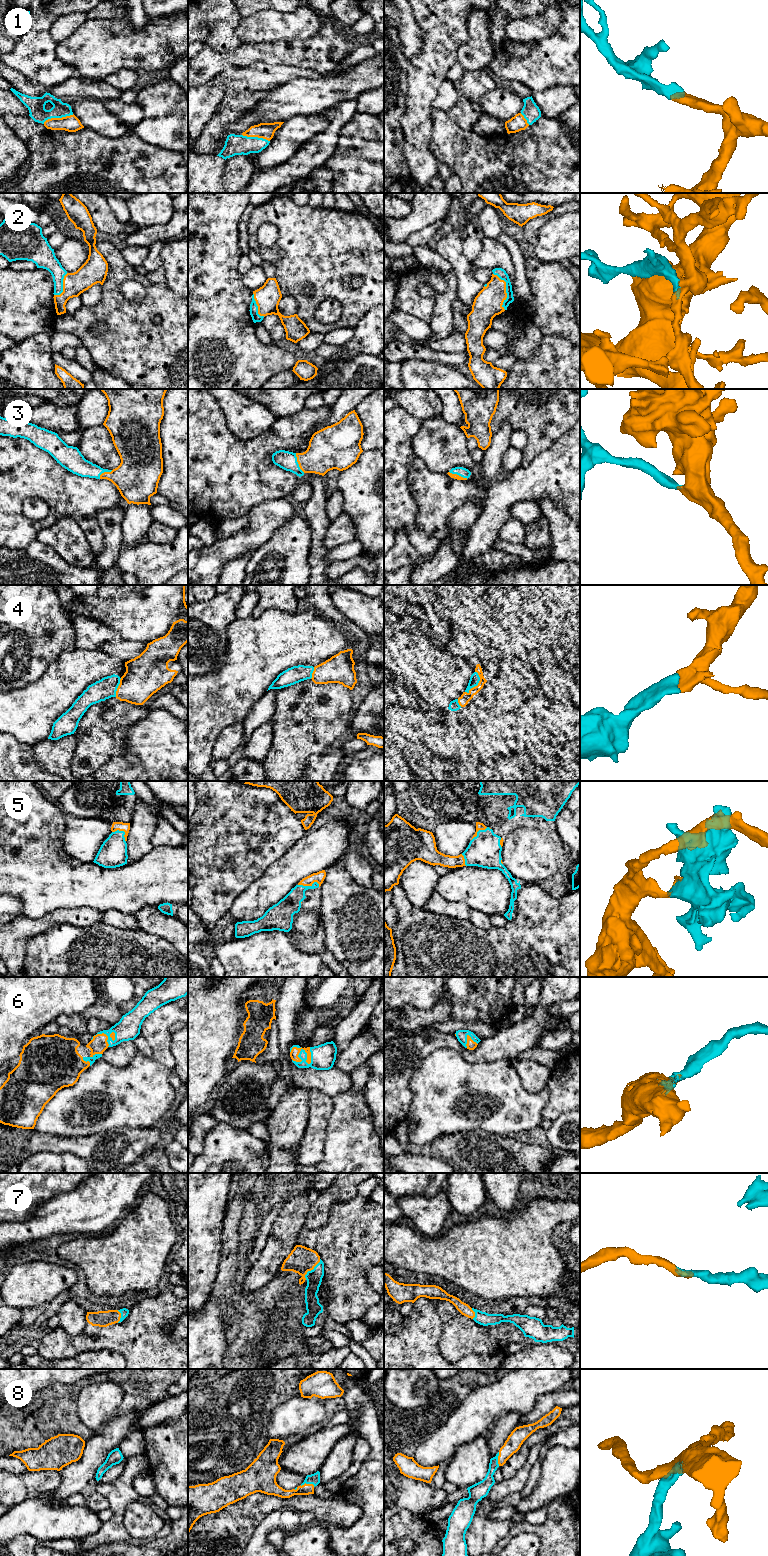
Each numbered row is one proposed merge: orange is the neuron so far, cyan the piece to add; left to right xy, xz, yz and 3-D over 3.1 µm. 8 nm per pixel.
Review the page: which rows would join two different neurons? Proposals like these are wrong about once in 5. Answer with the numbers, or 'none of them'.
none of them

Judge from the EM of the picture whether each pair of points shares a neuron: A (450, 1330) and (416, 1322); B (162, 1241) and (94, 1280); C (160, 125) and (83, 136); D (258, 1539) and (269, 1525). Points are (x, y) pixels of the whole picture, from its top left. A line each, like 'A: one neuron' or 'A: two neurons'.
A: two neurons
B: one neuron
C: two neurons
D: one neuron

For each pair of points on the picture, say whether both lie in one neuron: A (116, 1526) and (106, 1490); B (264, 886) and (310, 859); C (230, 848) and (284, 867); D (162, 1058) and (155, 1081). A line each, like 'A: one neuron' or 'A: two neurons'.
A: one neuron
B: one neuron
C: two neurons
D: two neurons

